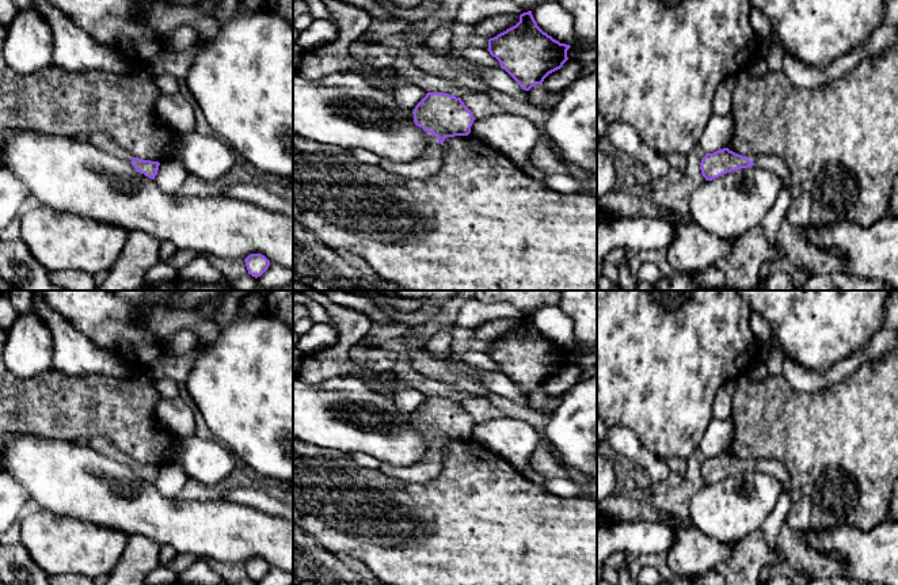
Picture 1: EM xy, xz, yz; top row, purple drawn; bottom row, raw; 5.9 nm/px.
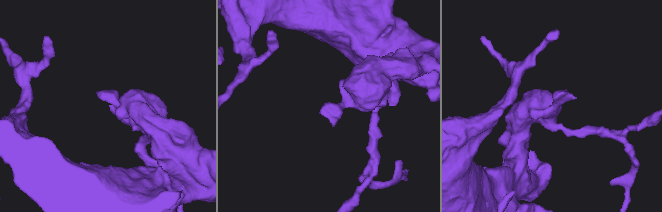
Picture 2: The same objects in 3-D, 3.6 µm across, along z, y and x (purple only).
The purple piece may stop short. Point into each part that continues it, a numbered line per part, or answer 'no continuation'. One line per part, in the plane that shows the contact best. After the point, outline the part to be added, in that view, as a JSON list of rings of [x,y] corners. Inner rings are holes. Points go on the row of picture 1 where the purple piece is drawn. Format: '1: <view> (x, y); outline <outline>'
1: xz (430, 163); outline [[[425,130],[423,134],[427,137],[429,144],[419,160],[393,163],[380,159],[377,166],[389,174],[395,174],[407,179],[426,179],[435,175],[441,170],[444,162],[442,145],[434,134]]]

